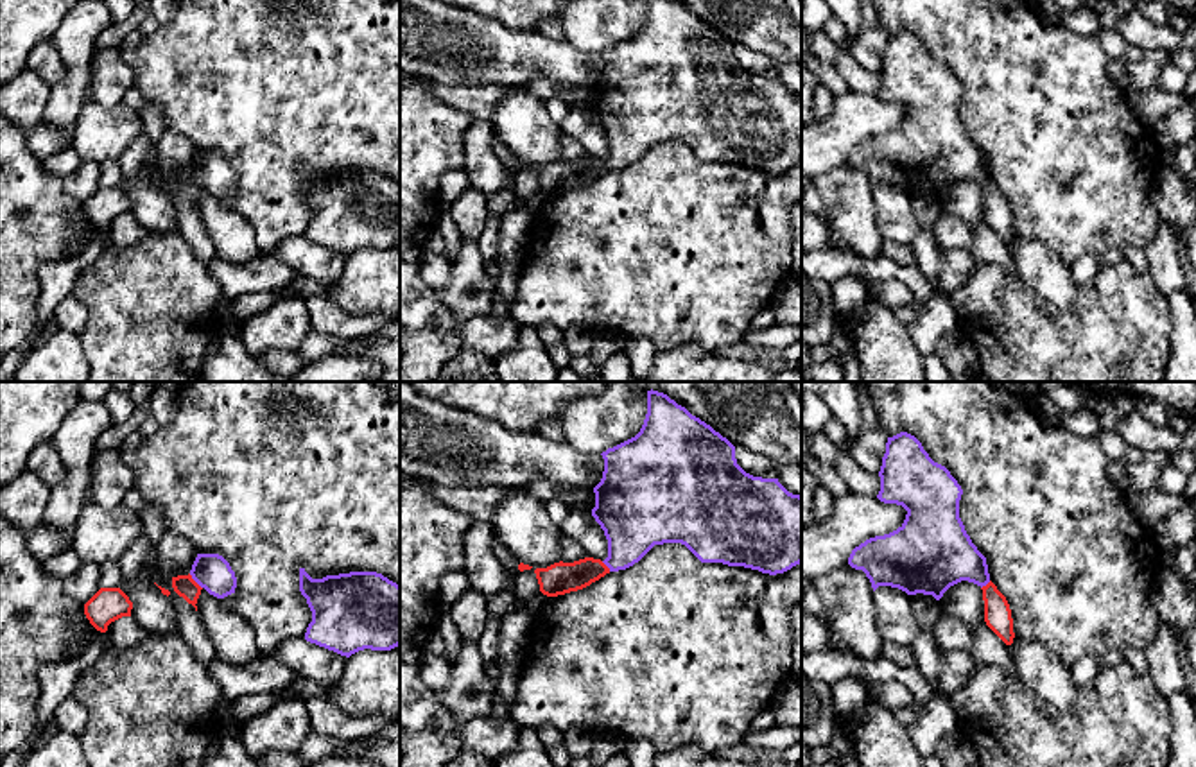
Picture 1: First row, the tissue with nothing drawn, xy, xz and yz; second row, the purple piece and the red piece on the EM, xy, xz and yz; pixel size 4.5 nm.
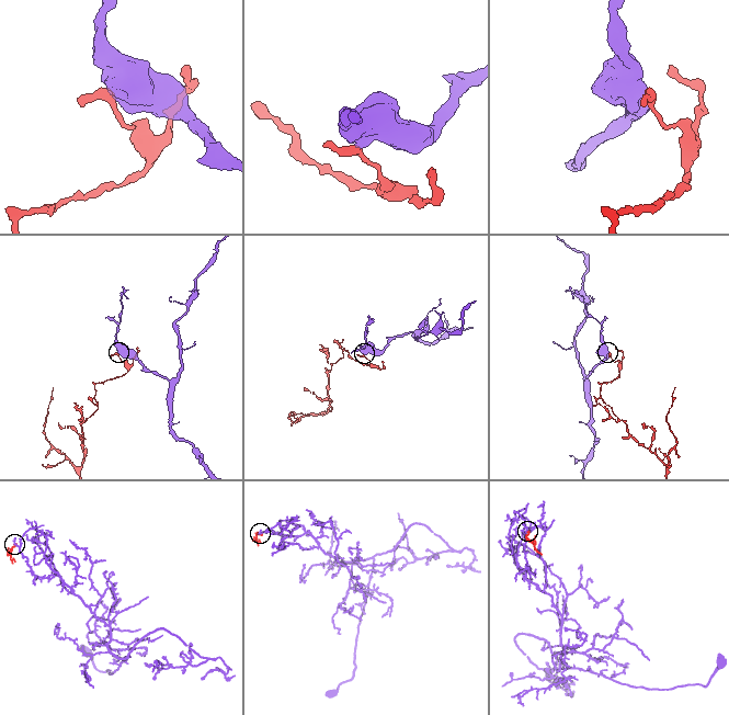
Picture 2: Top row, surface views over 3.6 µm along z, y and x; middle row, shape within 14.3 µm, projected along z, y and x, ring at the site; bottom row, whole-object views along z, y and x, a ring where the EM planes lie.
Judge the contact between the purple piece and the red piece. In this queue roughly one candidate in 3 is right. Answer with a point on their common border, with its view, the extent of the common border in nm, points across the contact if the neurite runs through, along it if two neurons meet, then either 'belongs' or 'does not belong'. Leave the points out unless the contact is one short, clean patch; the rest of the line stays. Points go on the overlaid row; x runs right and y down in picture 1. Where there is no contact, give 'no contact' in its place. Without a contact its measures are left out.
meets purple in xy at (194, 579); contact 90 nm long; border along xy (189, 574), (201, 588); does not belong

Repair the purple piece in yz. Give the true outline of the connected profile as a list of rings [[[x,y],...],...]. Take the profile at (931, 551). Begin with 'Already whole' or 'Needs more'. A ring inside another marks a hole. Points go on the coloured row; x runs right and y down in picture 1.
Already whole. [[[900,432],[888,437],[879,477],[877,498],[902,505],[907,514],[897,530],[866,539],[848,557],[852,568],[866,573],[873,591],[879,586],[891,586],[907,595],[923,593],[940,600],[950,586],[961,581],[981,588],[990,582],[986,557],[972,543],[959,518],[961,486],[945,466],[929,457],[914,435]]]

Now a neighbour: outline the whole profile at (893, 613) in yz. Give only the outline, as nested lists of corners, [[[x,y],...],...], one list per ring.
[[[879,586],[873,599],[880,636],[897,645],[911,647],[920,631],[911,608],[911,595],[898,588]]]

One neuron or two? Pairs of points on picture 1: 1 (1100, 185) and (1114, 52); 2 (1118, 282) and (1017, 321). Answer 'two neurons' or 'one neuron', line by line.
1: two neurons
2: one neuron

